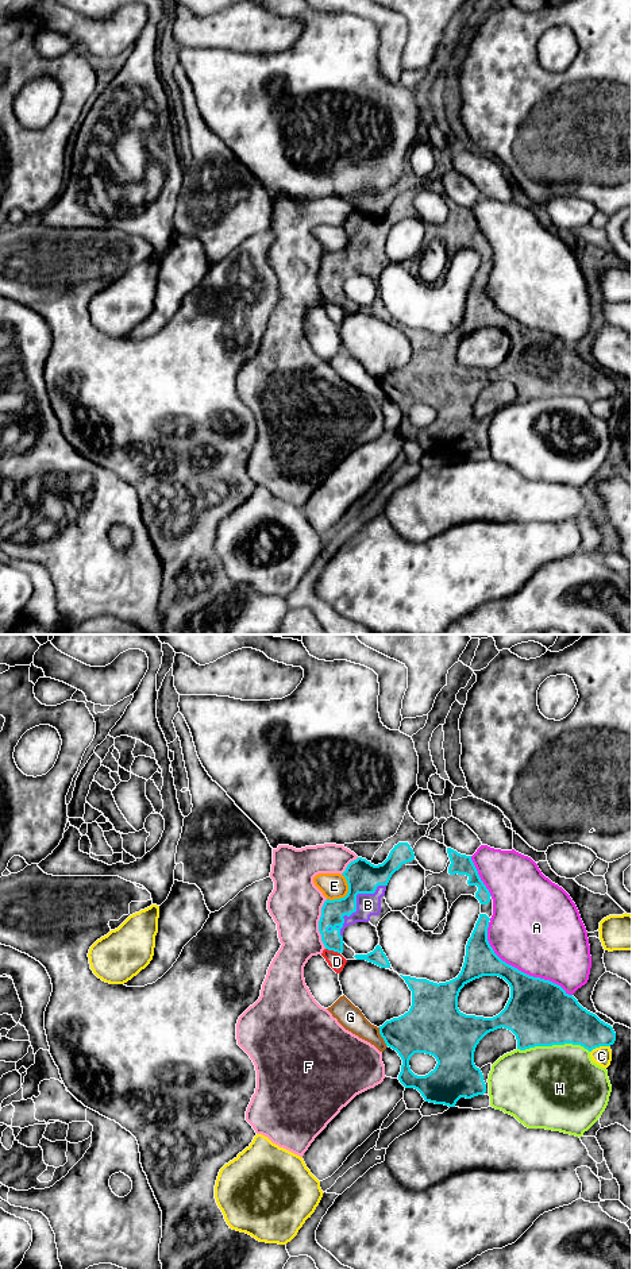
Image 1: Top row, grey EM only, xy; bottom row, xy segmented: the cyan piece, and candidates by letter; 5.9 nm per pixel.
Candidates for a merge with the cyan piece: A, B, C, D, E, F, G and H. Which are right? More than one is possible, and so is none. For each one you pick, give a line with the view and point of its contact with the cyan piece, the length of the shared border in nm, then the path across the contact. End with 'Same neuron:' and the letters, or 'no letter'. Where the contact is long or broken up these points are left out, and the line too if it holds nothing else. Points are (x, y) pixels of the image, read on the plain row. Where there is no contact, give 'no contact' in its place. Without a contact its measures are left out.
B: contact xy (355, 257); length 420 nm
Same neuron: B

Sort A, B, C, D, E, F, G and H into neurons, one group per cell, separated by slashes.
A / B / C / D / E / F / G / H

